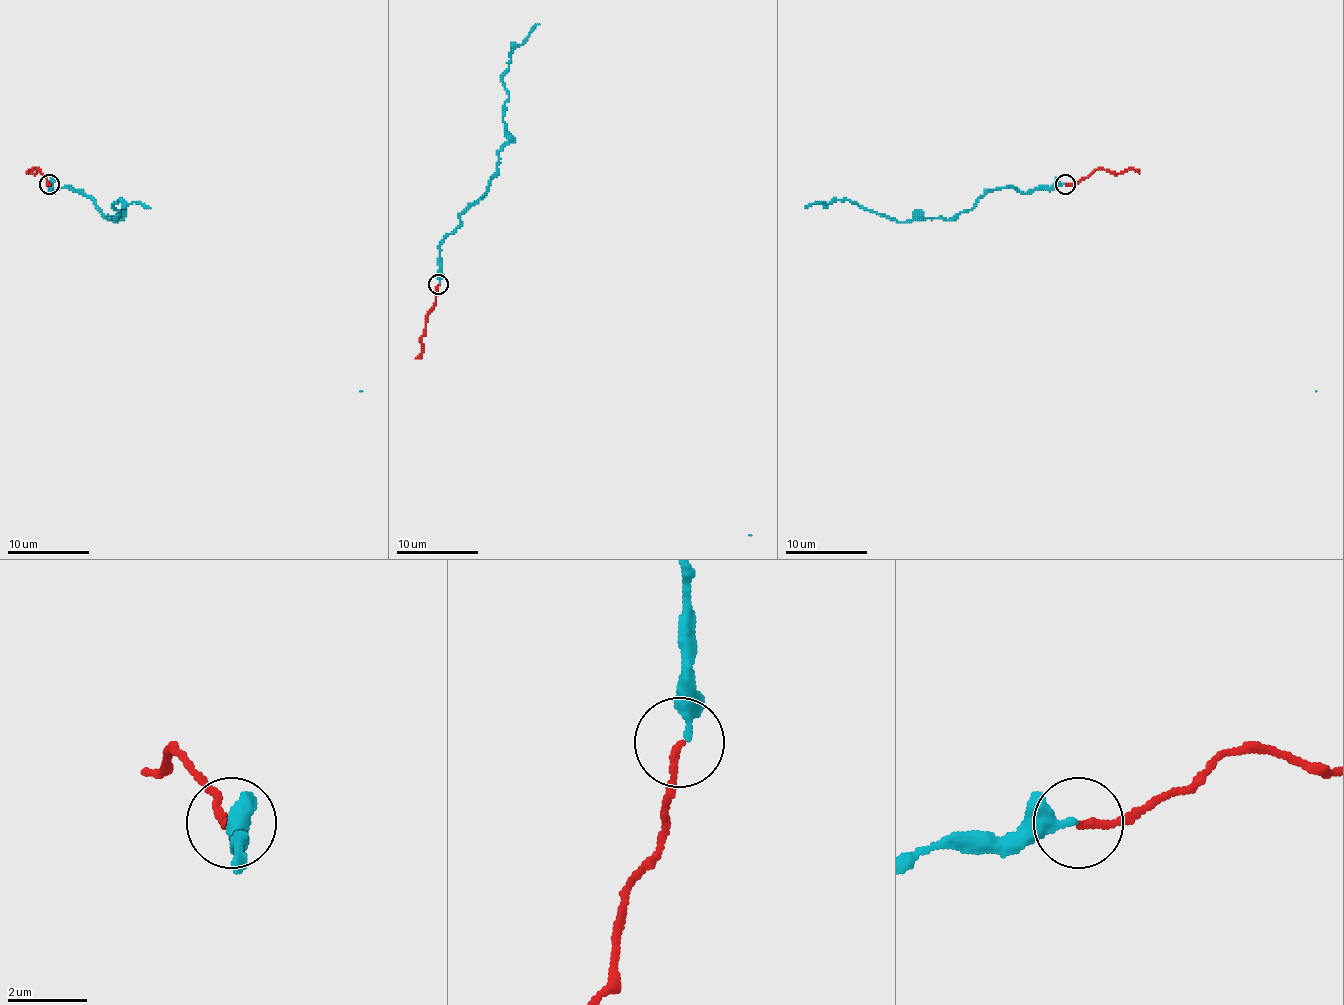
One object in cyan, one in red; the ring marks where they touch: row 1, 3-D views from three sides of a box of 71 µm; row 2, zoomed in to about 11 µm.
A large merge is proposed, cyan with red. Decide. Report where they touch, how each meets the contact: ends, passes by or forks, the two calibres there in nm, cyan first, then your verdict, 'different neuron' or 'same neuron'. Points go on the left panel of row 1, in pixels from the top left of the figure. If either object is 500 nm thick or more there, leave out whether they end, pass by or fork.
at (49, 184); cyan passes by; red ends there; 240 nm thick on the cyan side, 180 nm on the other; same neuron

